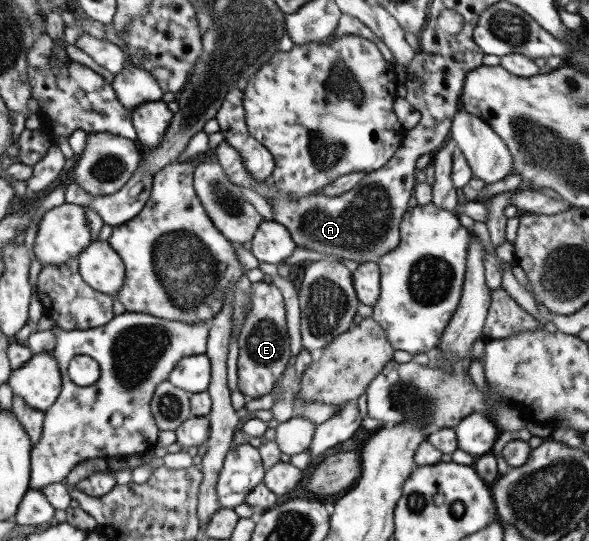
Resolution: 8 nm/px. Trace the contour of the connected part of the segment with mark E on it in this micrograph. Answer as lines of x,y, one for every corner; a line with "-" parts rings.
250,284
251,308
236,336
238,355
236,362
237,386
243,396
261,398
271,393
275,380
282,374
289,360
289,337
285,326
285,309
281,293
273,284

